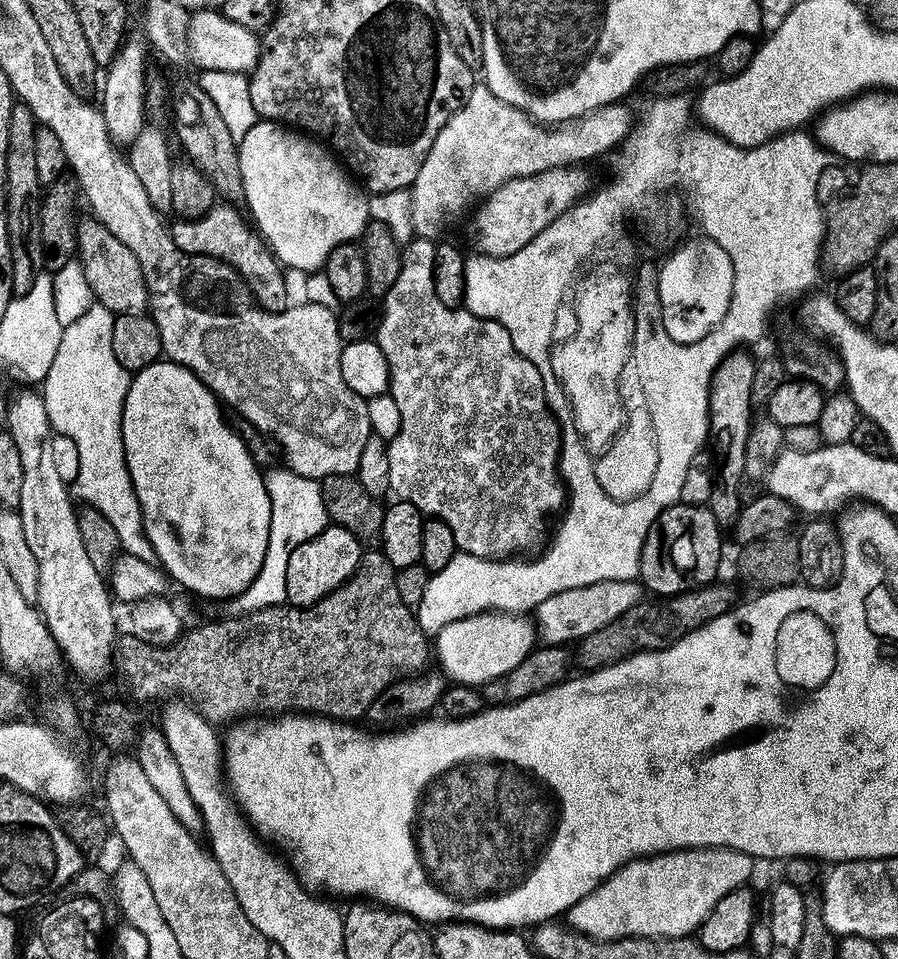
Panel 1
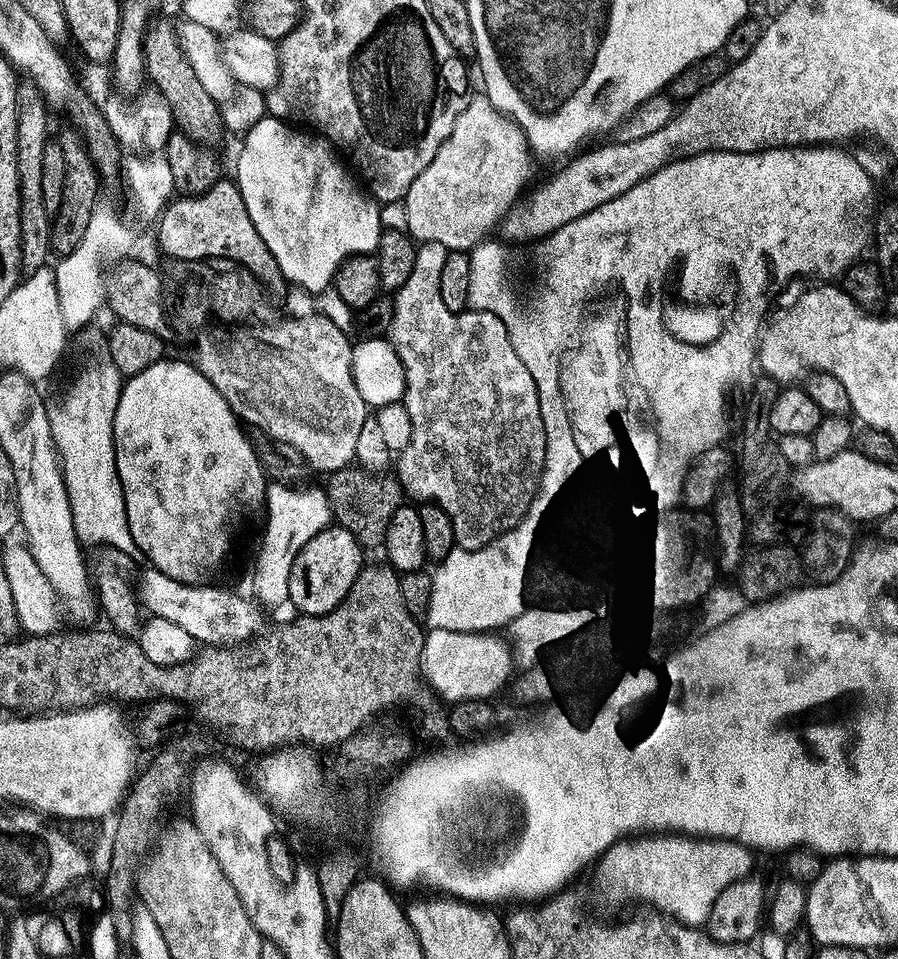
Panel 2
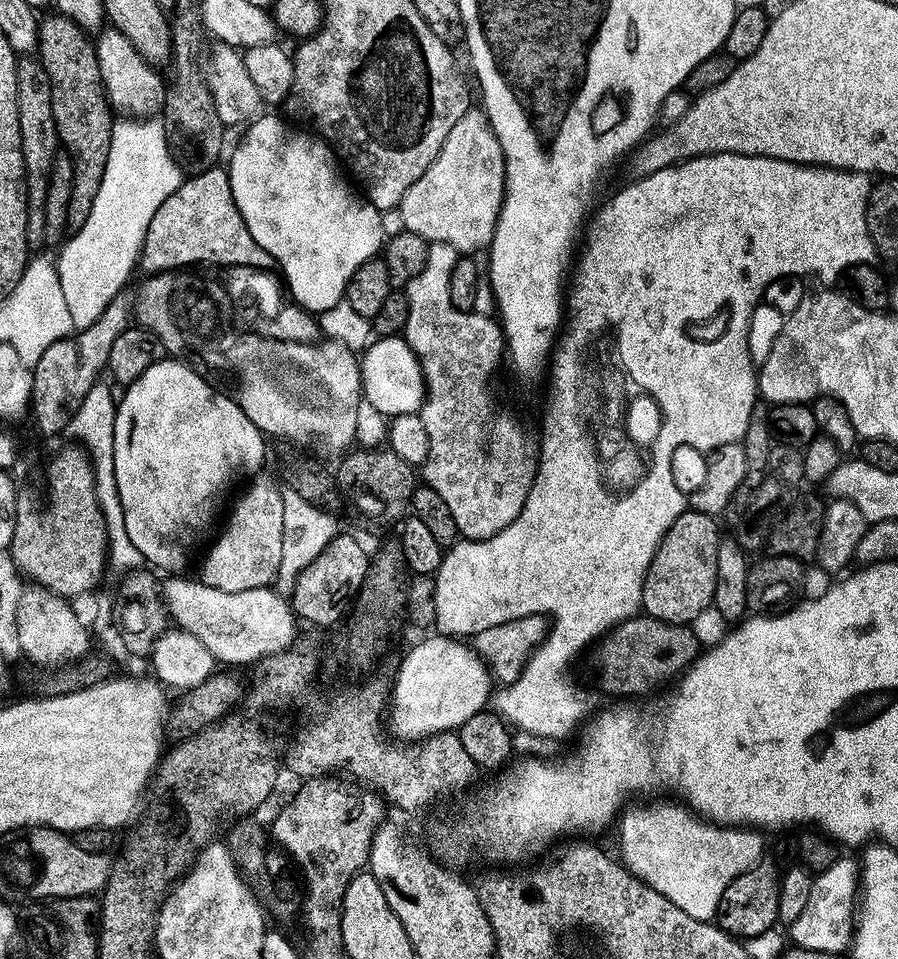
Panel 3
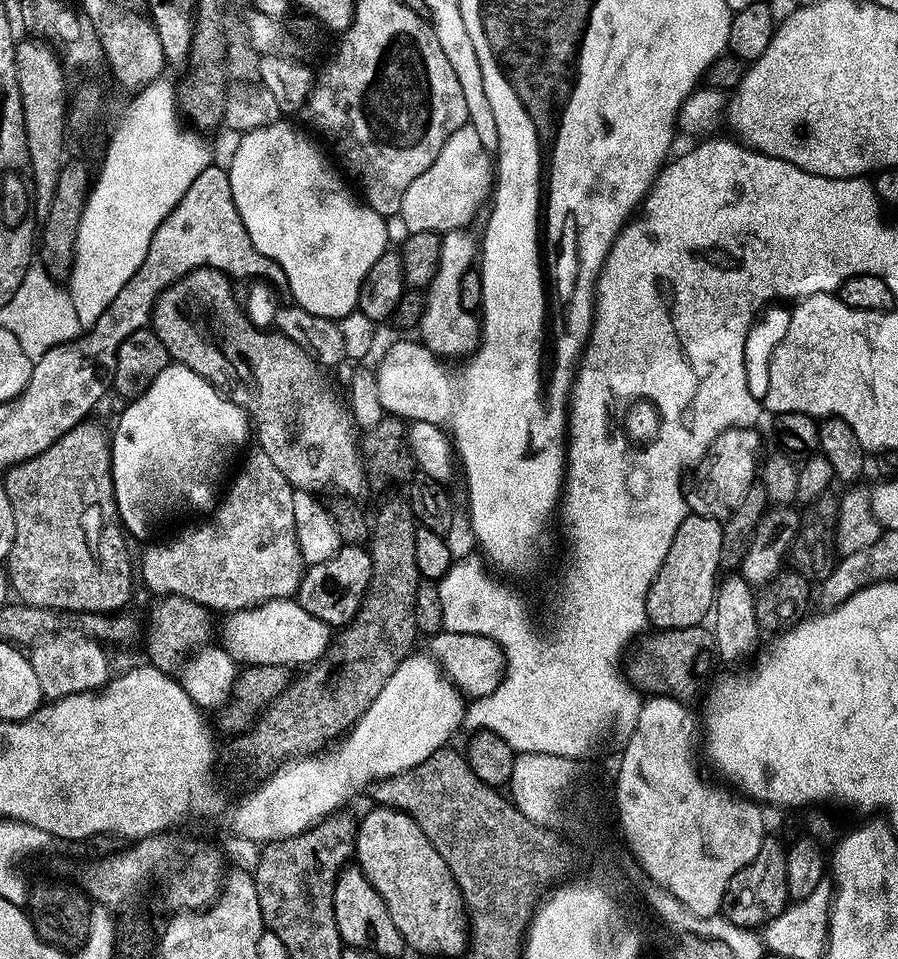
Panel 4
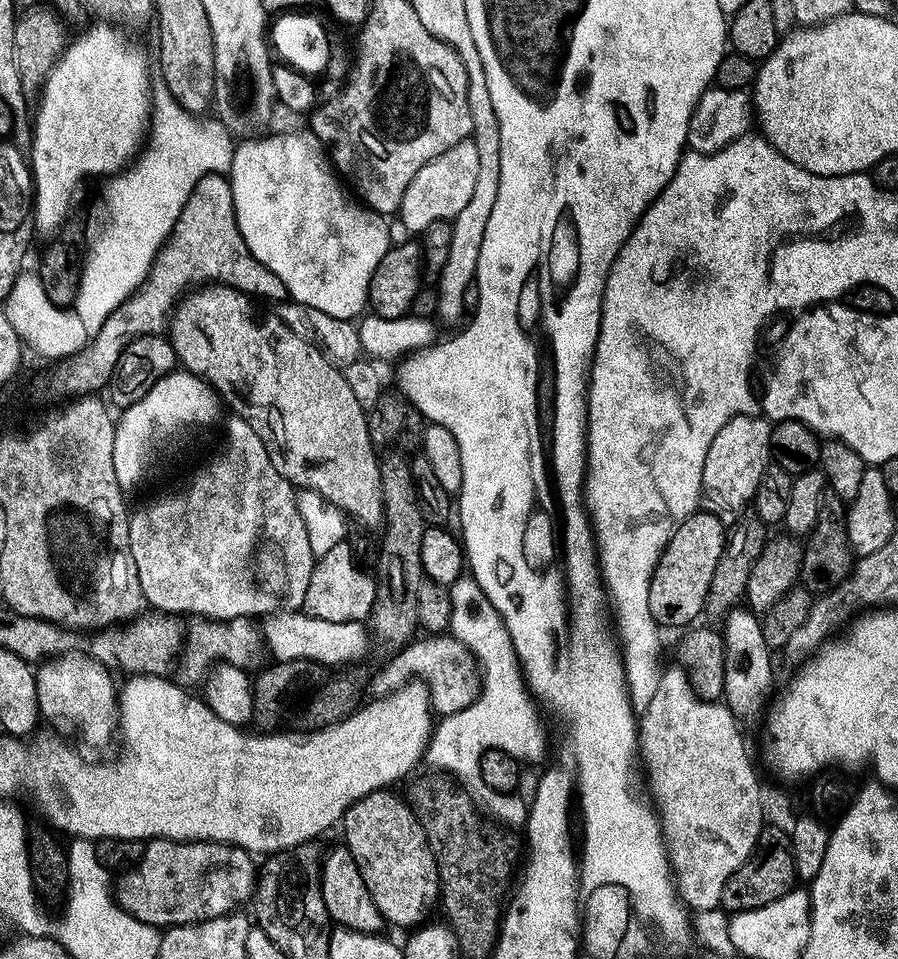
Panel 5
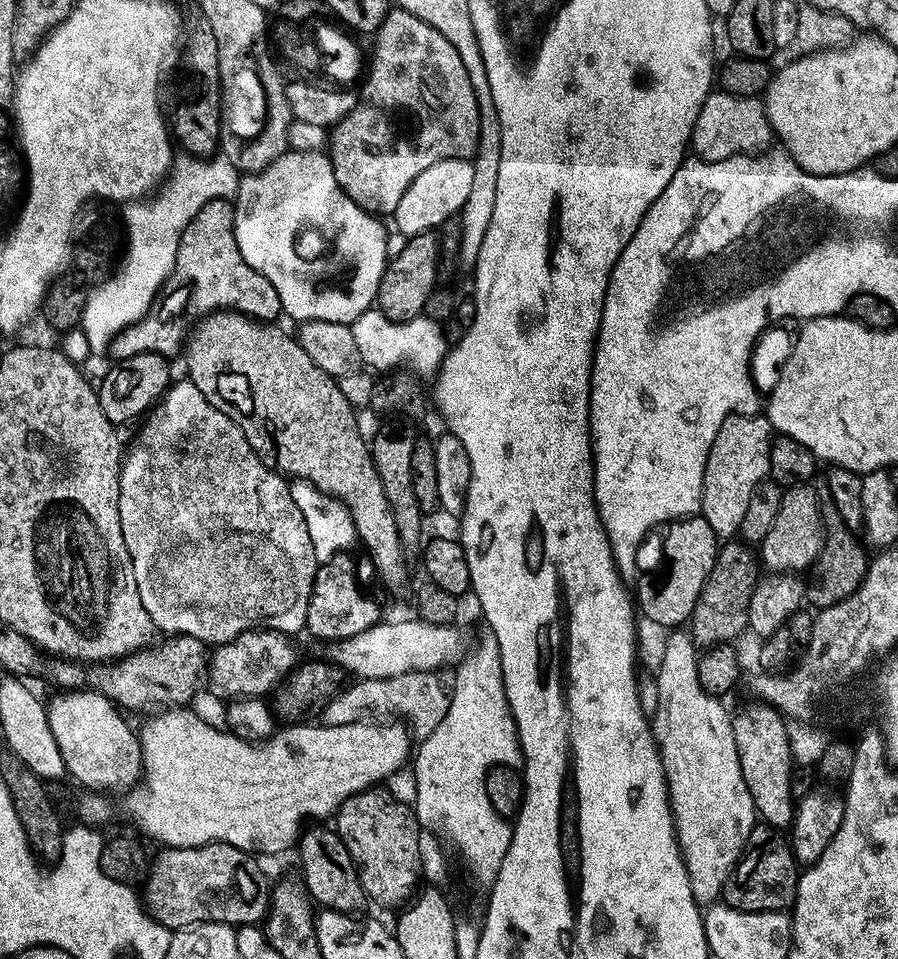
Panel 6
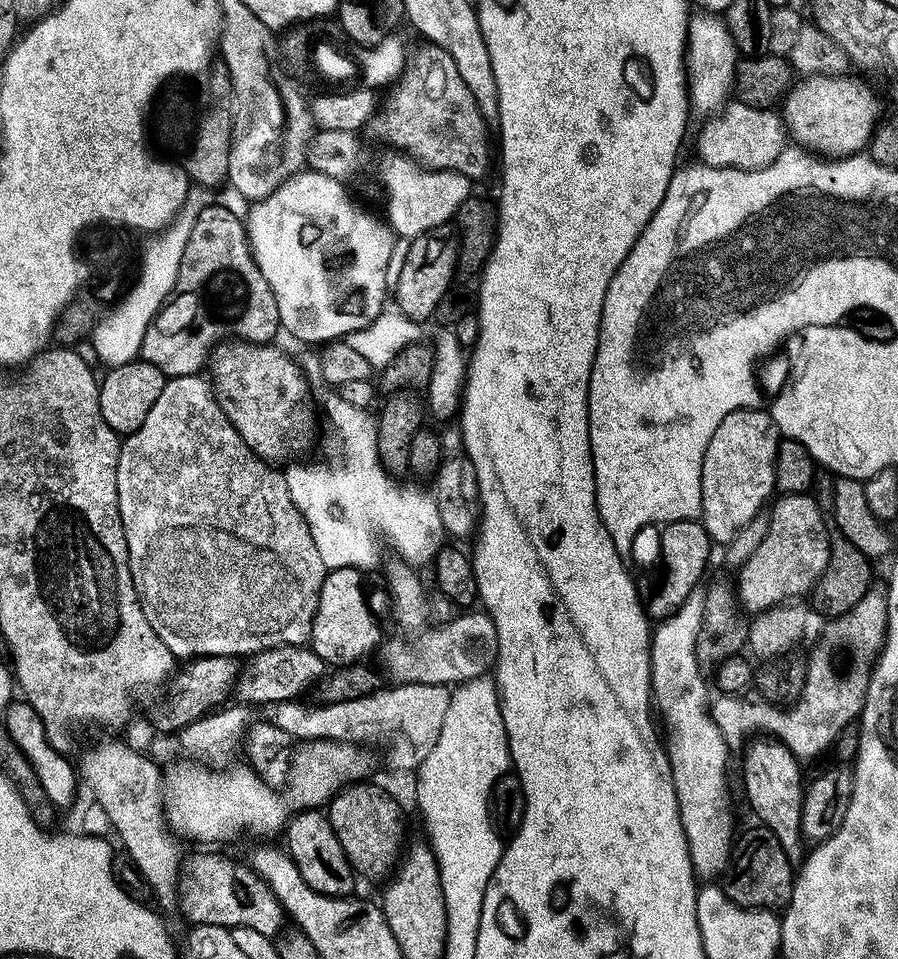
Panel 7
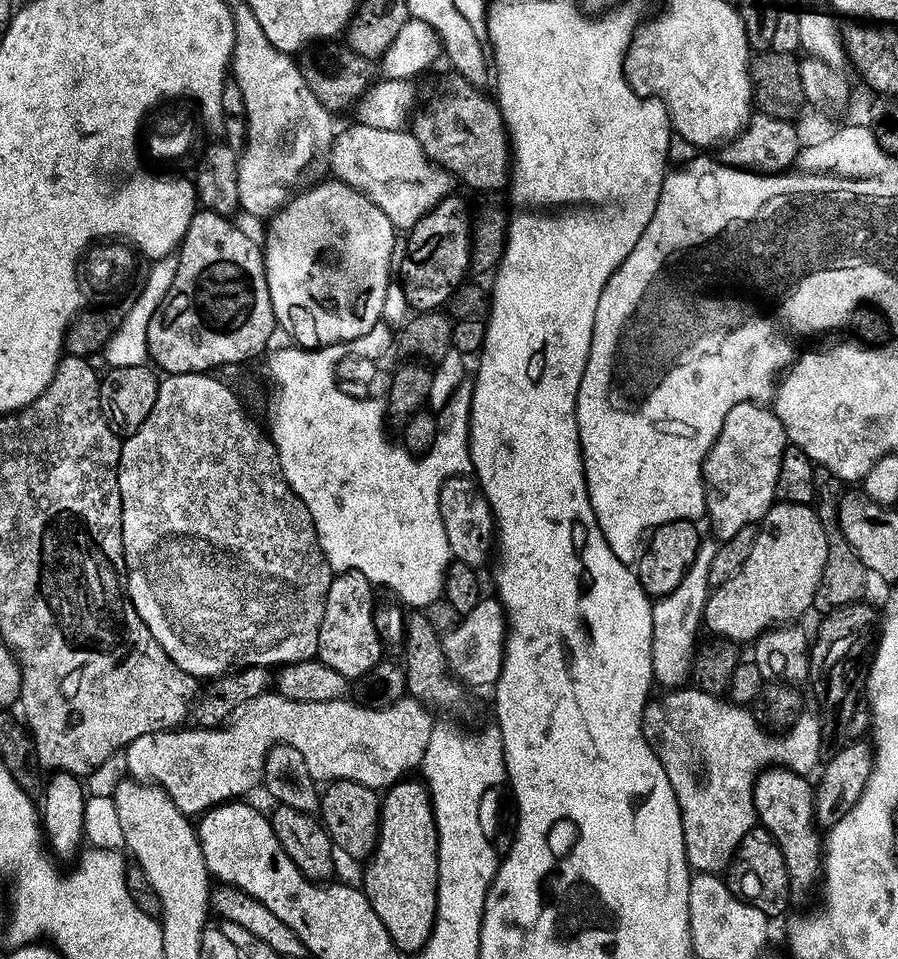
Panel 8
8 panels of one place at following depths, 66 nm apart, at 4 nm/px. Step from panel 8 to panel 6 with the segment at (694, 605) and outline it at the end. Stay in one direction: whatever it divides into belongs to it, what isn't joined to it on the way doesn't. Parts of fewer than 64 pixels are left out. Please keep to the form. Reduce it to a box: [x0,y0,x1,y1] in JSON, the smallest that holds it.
[650,630,758,906]

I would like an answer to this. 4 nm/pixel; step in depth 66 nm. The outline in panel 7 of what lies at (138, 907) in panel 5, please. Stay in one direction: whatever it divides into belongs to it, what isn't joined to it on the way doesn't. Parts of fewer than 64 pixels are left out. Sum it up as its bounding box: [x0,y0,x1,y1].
[178,852,286,937]

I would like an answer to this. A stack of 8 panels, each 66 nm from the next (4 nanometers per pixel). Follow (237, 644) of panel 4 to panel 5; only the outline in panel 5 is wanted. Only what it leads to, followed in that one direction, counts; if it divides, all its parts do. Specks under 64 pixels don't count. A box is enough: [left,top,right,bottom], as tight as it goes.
[263,610,370,664]

